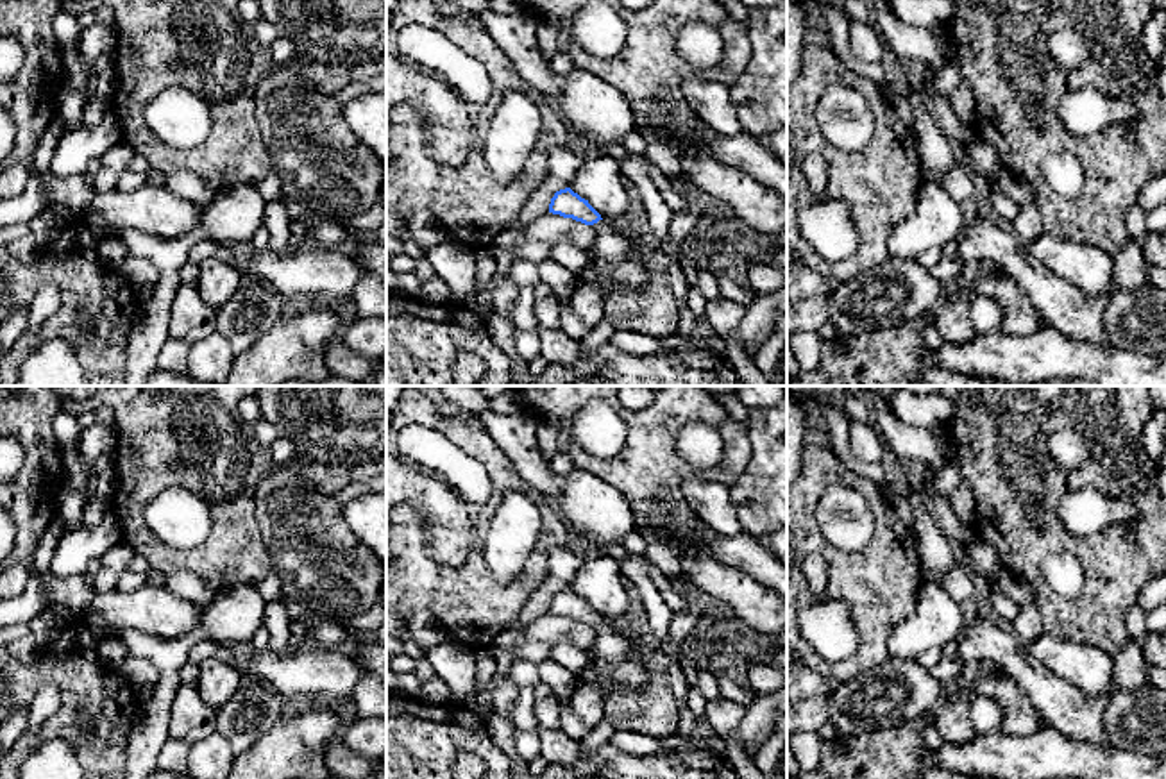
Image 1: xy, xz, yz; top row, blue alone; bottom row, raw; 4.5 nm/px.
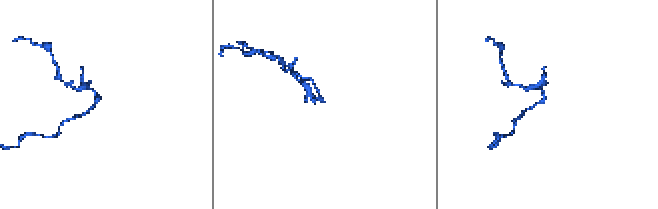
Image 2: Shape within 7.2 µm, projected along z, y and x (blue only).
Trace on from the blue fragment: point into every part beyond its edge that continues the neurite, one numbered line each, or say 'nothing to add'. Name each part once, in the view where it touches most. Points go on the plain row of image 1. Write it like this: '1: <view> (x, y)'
1: xz (616, 654)

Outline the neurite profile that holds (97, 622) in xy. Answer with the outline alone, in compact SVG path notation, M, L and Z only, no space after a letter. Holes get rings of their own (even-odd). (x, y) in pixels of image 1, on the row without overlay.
M89 611L88 615L84 615L84 620L88 622L88 625L109 638L122 638L122 629L113 627L111 624L106 622L106 618L95 611Z

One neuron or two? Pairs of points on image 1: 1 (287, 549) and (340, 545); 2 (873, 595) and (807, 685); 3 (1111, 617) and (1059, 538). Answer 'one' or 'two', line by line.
1: one
2: two
3: one

